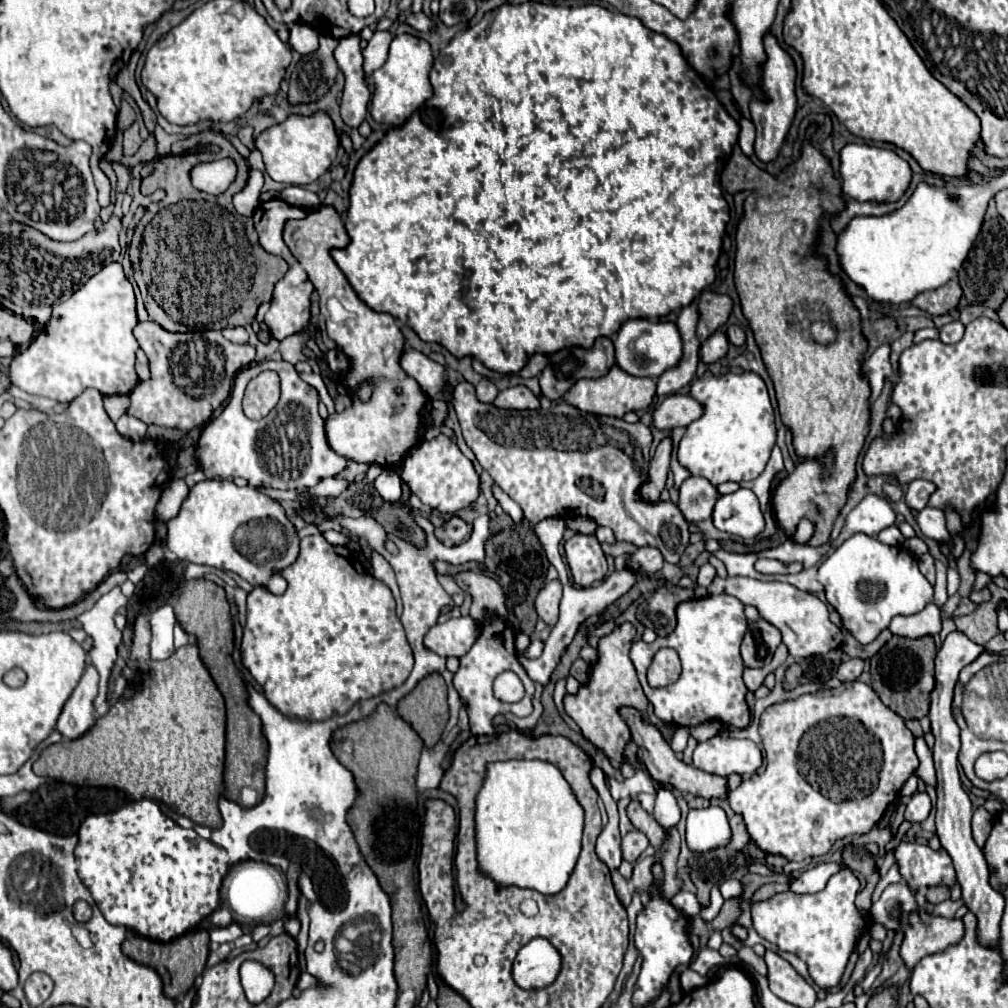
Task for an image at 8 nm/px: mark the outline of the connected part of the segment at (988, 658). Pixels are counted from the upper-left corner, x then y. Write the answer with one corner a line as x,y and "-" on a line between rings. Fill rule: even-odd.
985,653
985,655
979,655
973,663
971,663
971,669
969,669
969,677
973,677
977,671
981,671
983,667
987,667
987,665
993,665
993,663
997,663
999,661
999,655
995,655
995,653

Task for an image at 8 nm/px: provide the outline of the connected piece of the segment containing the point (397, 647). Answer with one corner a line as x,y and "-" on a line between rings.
321,533
309,535
309,537
301,539
301,555
299,555
297,563
293,563
291,567
287,567
283,571
283,577
289,583
289,587
283,595
273,595
269,591
265,591
263,587
255,587
249,593
247,625
243,629
243,643
241,643
241,661
243,661
245,669
263,687
269,703
273,703
279,711
285,711
285,715
301,715
301,719
329,719
329,715
347,713
361,699
369,699
373,695
379,695
381,691
389,691
389,687
399,687
409,677
409,671
413,669
413,653
405,639
405,629
403,629
399,617
395,615
395,599
385,583
381,583
365,573
365,569
357,561
357,557
347,547
335,547
335,545
327,543
327,539

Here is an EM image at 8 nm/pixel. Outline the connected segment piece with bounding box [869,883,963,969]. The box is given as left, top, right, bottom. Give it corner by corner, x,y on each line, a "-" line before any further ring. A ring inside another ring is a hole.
905,883
889,885
883,891
883,895
879,897
879,901
873,903
869,915
873,917
875,923
881,923
887,929
895,929
895,931
905,933
905,939
903,939
903,945
901,945
901,957
903,957
903,961
909,969
913,969
923,957
927,957
931,953
937,953
937,951
945,951
947,945
957,943
957,939
961,939
961,935
963,935
963,921
943,919
943,917
923,913
917,907
911,889

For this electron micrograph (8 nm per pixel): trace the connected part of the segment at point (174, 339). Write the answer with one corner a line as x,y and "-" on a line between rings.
153,321
139,323
135,327
135,339
149,357
151,379
141,381
133,389
129,395
131,407
127,413
147,425
177,429
193,429
203,425
229,397
235,373
247,367
256,356
254,347
248,343
231,343
221,335
221,331
169,333

